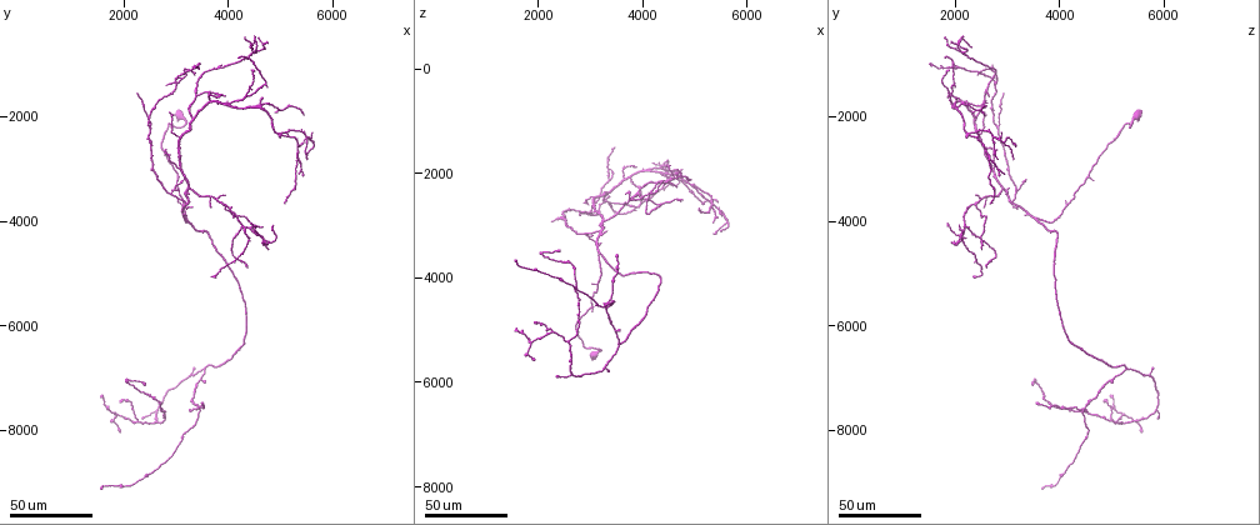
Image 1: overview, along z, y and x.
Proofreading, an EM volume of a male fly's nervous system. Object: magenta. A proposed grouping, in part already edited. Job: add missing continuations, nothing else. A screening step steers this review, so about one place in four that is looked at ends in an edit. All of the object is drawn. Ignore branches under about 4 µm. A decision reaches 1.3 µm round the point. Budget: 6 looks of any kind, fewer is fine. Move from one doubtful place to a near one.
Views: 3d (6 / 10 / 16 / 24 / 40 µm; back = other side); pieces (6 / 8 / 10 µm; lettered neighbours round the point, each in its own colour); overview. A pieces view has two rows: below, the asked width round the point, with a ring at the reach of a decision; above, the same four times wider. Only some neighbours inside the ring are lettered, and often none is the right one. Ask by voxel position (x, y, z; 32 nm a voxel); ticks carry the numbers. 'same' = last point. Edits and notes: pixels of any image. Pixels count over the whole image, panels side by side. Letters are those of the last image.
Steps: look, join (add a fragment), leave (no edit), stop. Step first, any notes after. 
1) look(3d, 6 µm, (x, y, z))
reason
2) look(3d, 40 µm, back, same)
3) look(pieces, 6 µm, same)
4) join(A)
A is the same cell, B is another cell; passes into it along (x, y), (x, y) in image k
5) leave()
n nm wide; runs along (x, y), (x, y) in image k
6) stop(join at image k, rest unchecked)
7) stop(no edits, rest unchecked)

look(3d, 40 µm, (4600, 4100, 2200))
thin end

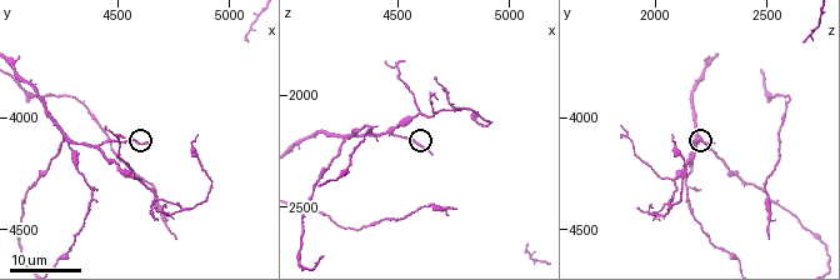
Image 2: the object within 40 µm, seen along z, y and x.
look(pieces, 6 µm, (4650, 4120, 2260))

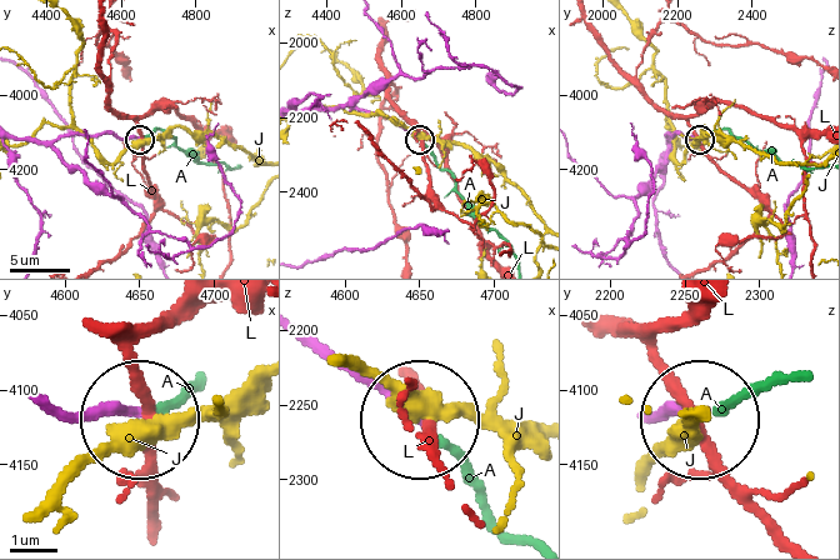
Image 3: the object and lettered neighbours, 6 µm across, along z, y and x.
join(A)
A is the same cell, J and L are other cells; the neuron continues

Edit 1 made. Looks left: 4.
look(overview)

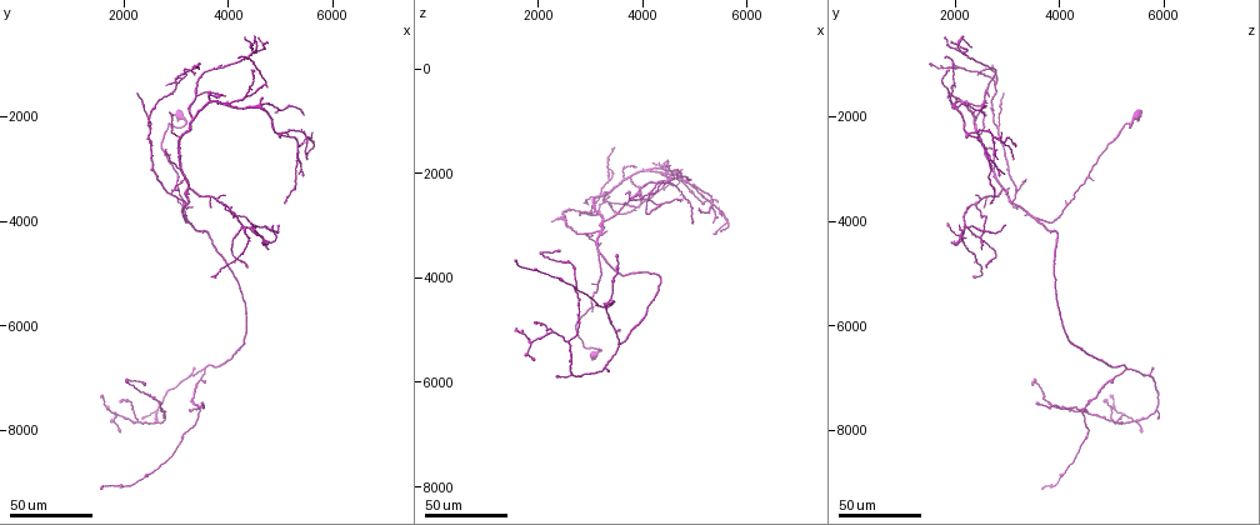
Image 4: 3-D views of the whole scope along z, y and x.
look(3d, 40 µm, (4550, 4150, 1800))
thin end

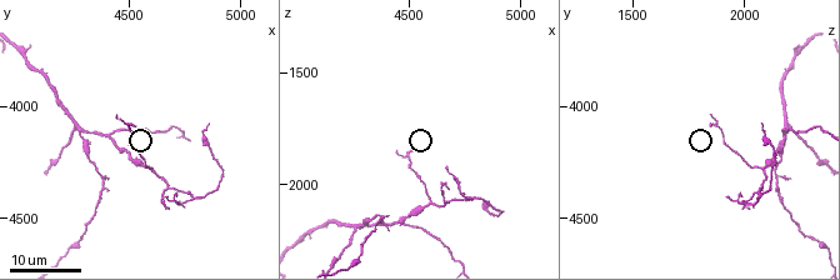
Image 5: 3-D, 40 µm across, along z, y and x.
look(pieces, 6 µm, (4510, 4080, 1850))
see the neighbours

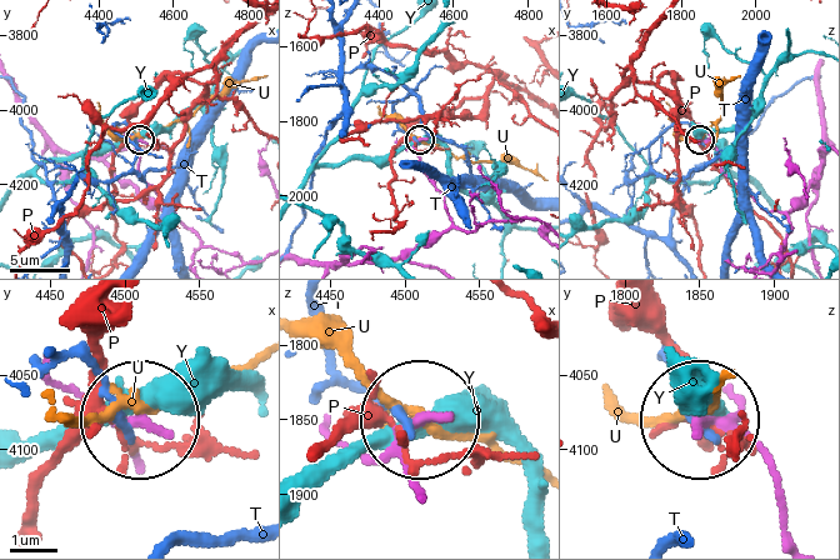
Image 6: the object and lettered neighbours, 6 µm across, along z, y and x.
leave()
P, T, U and Y are other cells; runs along (414, 496), (414, 420) in image 6; no lettered fragment goes on from it

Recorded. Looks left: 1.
stop(join at image 3, rest unchecked)

